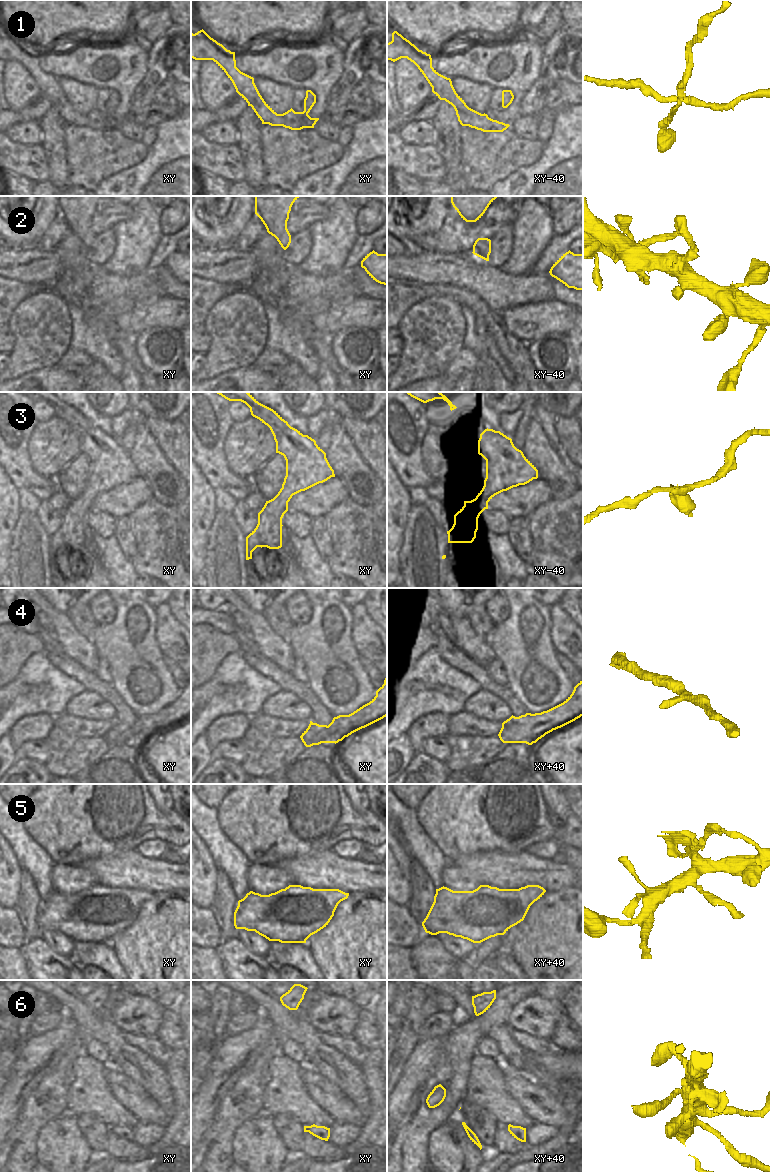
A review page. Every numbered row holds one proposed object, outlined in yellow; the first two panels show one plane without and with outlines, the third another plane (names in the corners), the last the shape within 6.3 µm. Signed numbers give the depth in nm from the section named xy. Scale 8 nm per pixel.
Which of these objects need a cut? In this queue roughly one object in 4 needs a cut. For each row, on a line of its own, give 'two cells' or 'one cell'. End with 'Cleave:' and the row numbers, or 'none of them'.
1: two cells
2: one cell
3: one cell
4: two cells
5: one cell
6: one cell
Cleave: 1, 4

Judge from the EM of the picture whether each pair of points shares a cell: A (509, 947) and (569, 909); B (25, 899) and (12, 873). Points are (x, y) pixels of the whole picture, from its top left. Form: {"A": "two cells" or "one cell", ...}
{"A": "one cell", "B": "two cells"}

